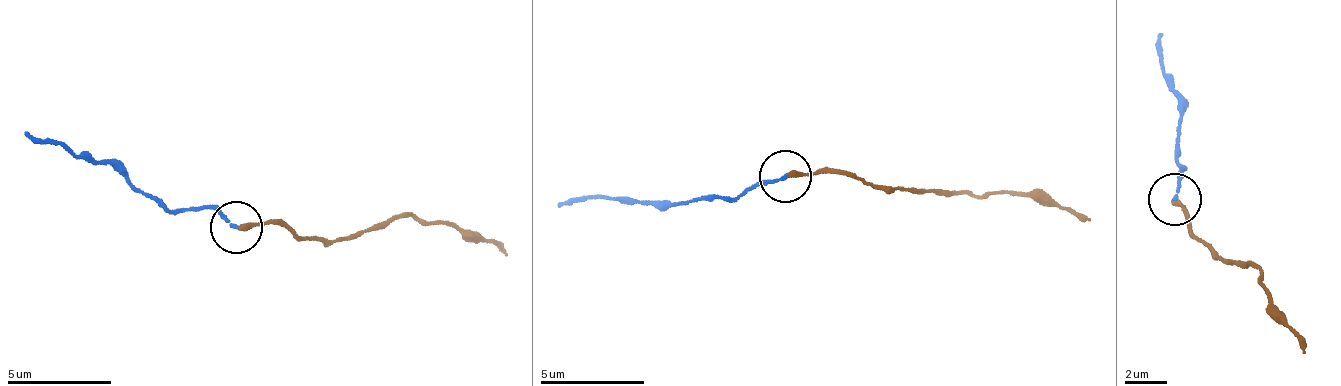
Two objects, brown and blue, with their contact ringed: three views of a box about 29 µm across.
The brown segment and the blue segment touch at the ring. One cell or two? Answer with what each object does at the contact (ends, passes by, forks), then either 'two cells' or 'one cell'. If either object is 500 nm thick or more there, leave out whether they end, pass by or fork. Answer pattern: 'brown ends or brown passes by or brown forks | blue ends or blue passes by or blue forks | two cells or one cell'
brown ends | blue ends | two cells

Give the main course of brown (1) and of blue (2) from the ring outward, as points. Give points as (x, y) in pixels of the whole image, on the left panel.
1: (236, 228), (286, 223), (319, 241), (389, 220), (454, 224), (509, 257)
2: (236, 228), (207, 205), (166, 212), (106, 163), (23, 133)

